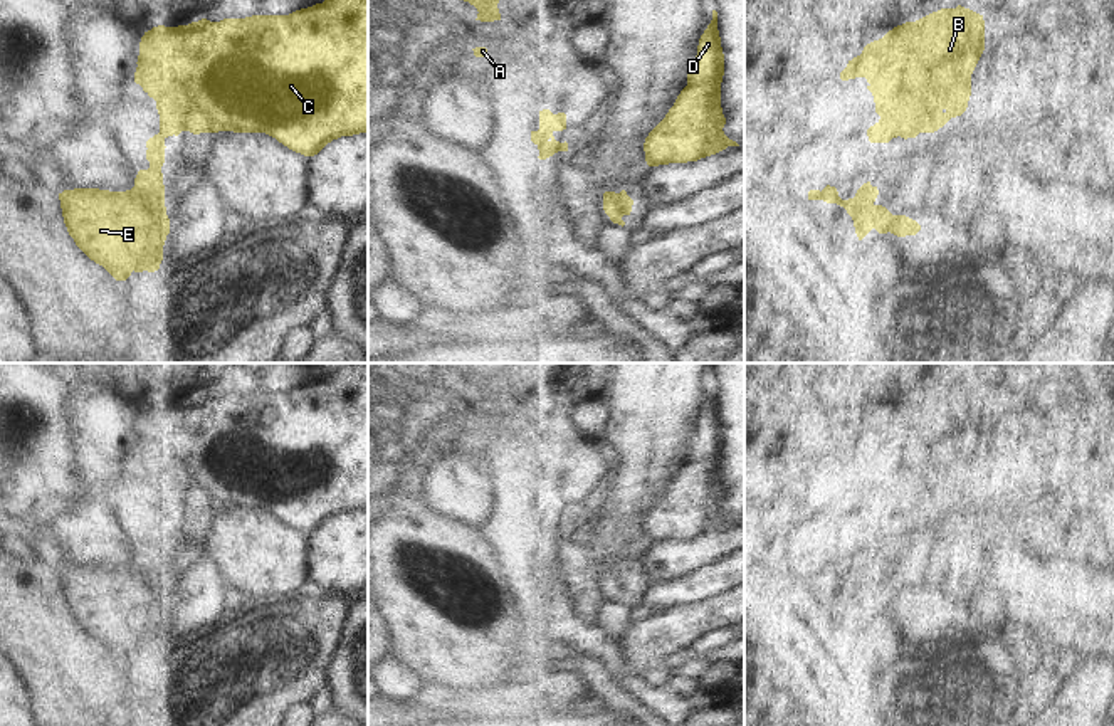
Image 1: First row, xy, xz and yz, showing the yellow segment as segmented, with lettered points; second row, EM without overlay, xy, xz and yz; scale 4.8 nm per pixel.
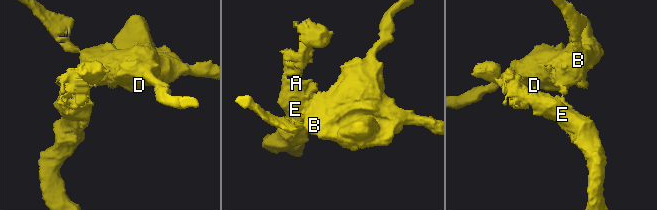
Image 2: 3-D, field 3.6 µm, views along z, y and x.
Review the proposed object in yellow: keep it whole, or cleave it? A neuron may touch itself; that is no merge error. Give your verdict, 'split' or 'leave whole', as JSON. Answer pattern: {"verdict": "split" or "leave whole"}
{"verdict": "split"}

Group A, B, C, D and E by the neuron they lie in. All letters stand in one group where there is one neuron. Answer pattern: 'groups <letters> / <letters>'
groups A E / B C D

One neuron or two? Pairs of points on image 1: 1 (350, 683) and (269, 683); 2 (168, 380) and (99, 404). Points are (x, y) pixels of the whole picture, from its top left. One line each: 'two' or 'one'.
1: two
2: two

